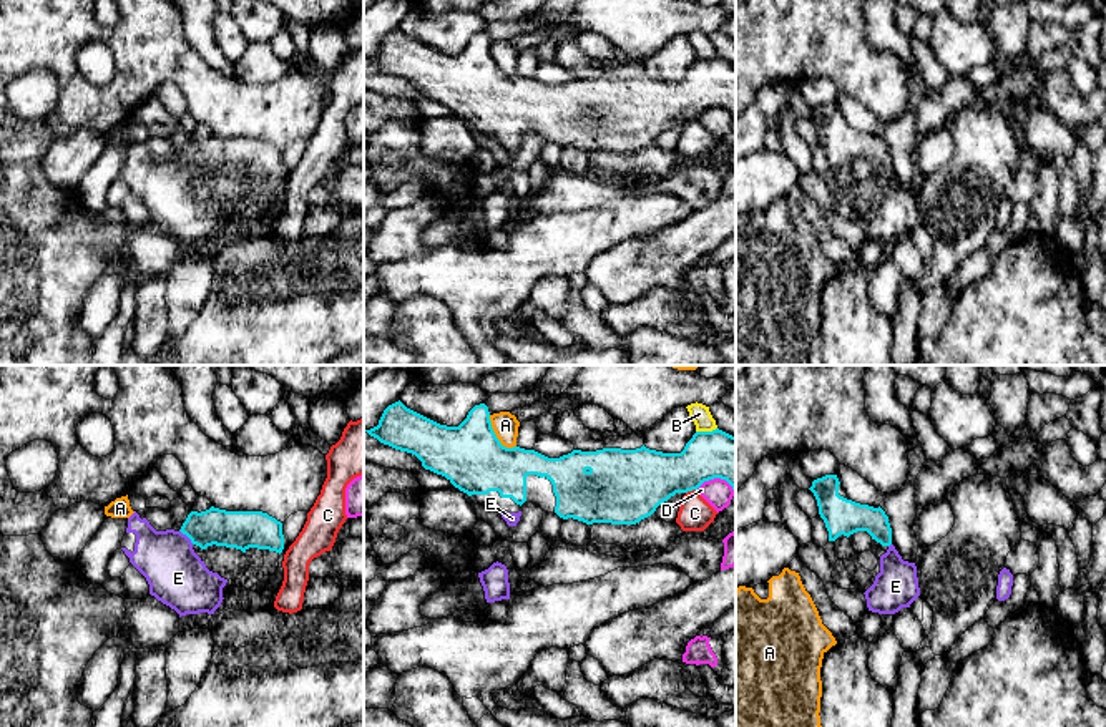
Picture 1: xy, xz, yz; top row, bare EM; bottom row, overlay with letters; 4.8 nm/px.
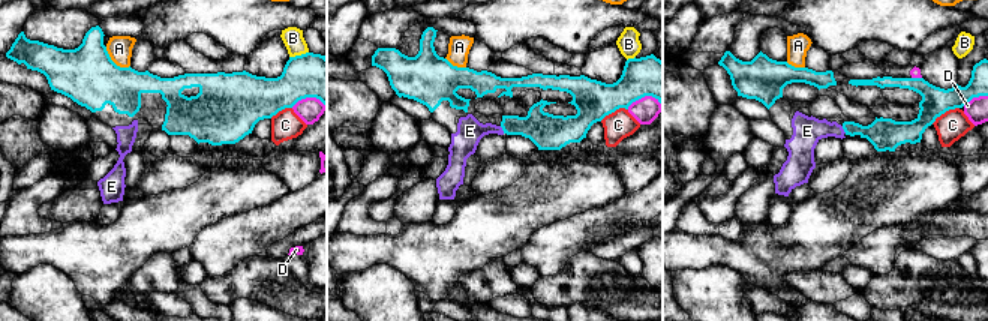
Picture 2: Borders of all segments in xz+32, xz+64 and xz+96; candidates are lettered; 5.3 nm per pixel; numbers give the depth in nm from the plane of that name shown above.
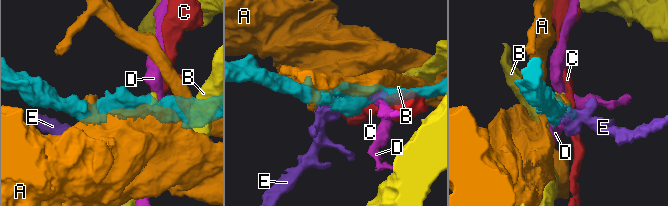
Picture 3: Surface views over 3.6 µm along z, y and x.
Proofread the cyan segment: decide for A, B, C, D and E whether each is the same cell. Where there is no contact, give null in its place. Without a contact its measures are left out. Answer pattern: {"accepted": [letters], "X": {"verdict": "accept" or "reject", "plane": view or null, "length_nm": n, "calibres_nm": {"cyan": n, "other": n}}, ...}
{"accepted": ["E"], "A": {"verdict": "reject", "plane": "xz", "length_nm": 200, "calibres_nm": {"cyan": 320, "other": 130}}, "B": {"verdict": "reject", "plane": "xz", "length_nm": 110, "calibres_nm": {"cyan": 240, "other": 90}}, "C": {"verdict": "reject", "plane": "xz", "length_nm": 60, "calibres_nm": {"cyan": 300, "other": 160}}, "D": {"verdict": "reject", "plane": "xz", "length_nm": 190, "calibres_nm": {"cyan": 240, "other": 140}}, "E": {"verdict": "accept", "plane": "xy", "length_nm": 100, "calibres_nm": {"cyan": 180, "other": 280}}}

